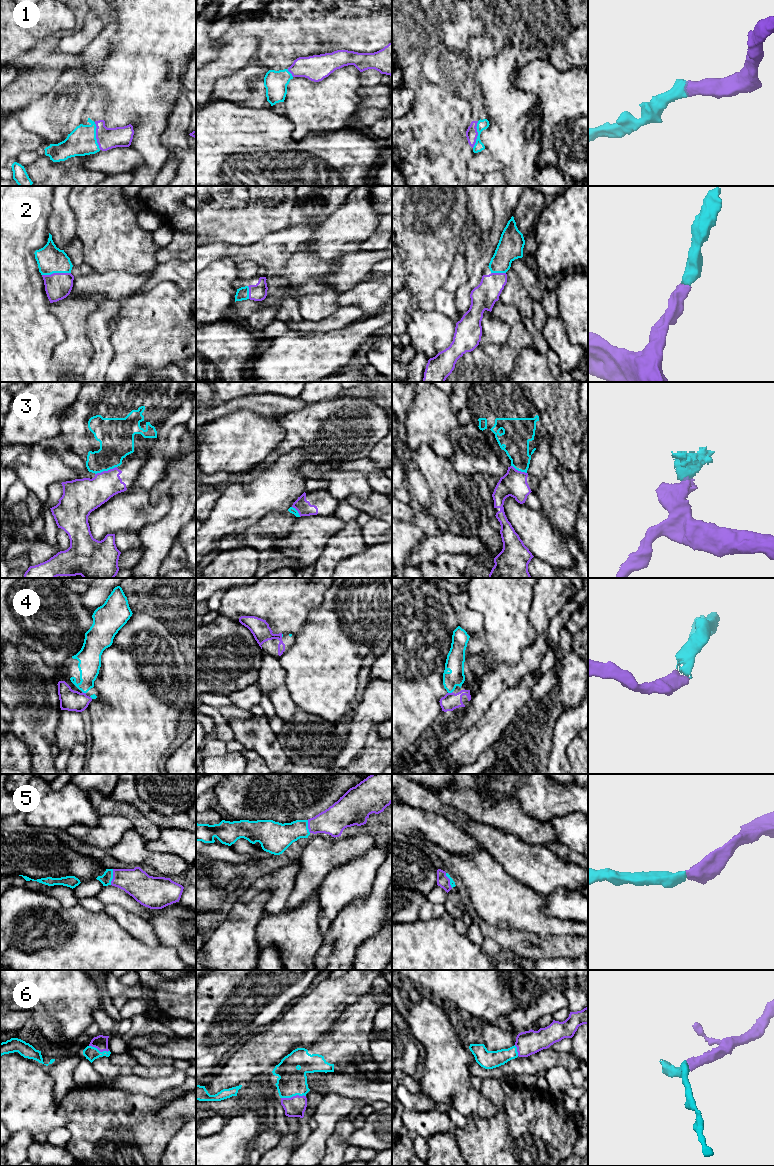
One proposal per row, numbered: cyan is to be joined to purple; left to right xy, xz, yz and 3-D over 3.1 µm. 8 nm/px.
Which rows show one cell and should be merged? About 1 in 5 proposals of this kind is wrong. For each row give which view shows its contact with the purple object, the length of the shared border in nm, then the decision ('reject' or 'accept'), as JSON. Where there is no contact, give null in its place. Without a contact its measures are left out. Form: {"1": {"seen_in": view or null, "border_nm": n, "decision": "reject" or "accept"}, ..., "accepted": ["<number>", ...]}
{"1": {"seen_in": "xy", "border_nm": 220, "decision": "accept"}, "2": {"seen_in": "xy", "border_nm": 240, "decision": "accept"}, "3": {"seen_in": "xy", "border_nm": 190, "decision": "accept"}, "4": {"seen_in": "yz", "border_nm": 40, "decision": "accept"}, "5": {"seen_in": "xy", "border_nm": 130, "decision": "accept"}, "6": {"seen_in": "xz", "border_nm": 200, "decision": "accept"}, "accepted": ["1", "2", "3", "4", "5", "6"]}

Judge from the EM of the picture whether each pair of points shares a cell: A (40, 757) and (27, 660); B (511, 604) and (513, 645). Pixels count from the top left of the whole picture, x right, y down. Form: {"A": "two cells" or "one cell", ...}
{"A": "one cell", "B": "one cell"}

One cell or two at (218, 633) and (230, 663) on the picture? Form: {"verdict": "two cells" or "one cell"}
{"verdict": "one cell"}

